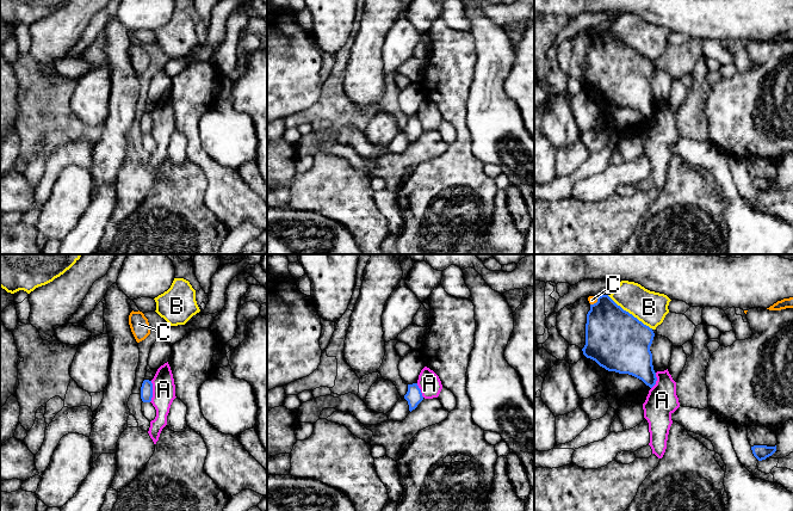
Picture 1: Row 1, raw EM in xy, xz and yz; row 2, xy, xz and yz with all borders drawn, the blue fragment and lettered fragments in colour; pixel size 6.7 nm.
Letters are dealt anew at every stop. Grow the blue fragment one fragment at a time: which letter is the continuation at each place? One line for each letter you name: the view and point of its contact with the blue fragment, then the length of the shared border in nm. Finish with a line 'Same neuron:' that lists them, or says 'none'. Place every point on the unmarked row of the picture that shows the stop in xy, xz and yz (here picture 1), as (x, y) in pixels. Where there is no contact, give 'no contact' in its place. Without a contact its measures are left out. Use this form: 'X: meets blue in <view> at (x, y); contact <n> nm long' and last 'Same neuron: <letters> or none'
Same neuron: none

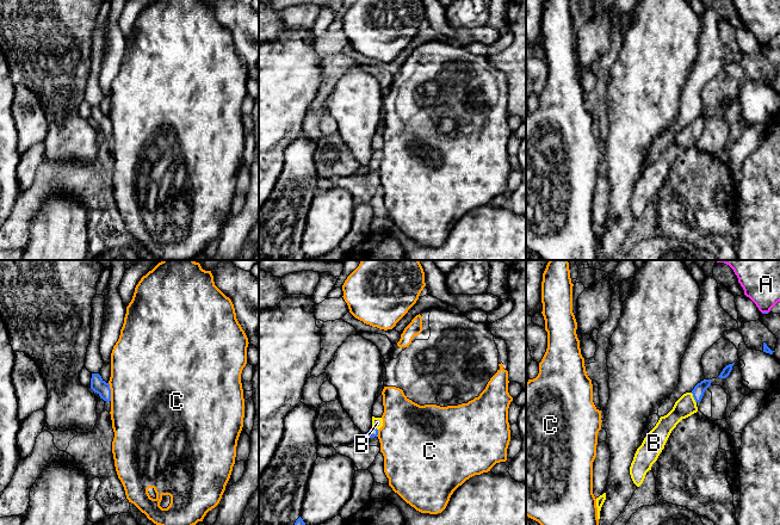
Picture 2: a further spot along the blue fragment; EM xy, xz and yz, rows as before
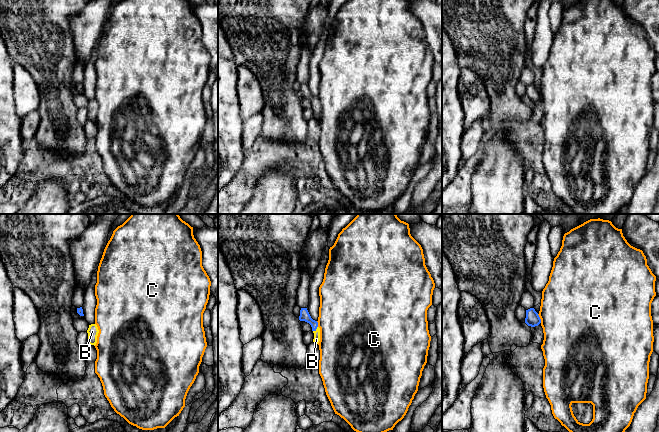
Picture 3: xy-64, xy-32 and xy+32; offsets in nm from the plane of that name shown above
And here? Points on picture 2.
B: meets blue in yz at (693, 129); contact 80 nm long
Same neuron: B

